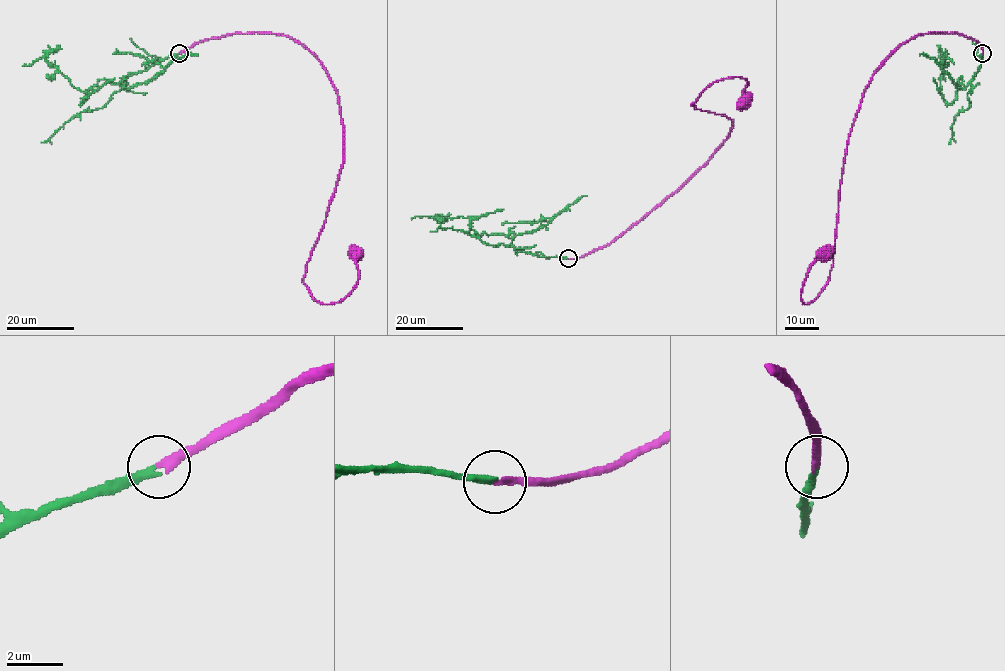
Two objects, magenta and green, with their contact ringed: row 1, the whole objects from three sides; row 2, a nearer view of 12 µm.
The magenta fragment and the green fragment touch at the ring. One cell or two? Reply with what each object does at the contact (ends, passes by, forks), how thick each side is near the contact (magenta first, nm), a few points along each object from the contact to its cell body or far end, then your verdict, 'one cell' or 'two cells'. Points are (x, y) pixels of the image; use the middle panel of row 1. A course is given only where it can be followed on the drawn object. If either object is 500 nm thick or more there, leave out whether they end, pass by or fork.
magenta ends there; green ends there; 280 nm thick on the magenta side, 240 nm on the other; magenta runs (568, 258), (609, 244), (725, 141), (732, 120), (692, 104), (708, 86), (741, 77), (745, 101); green runs (568, 258), (518, 251), (512, 244), (514, 234), (477, 234), (471, 224), (476, 216), (412, 219); one cell

